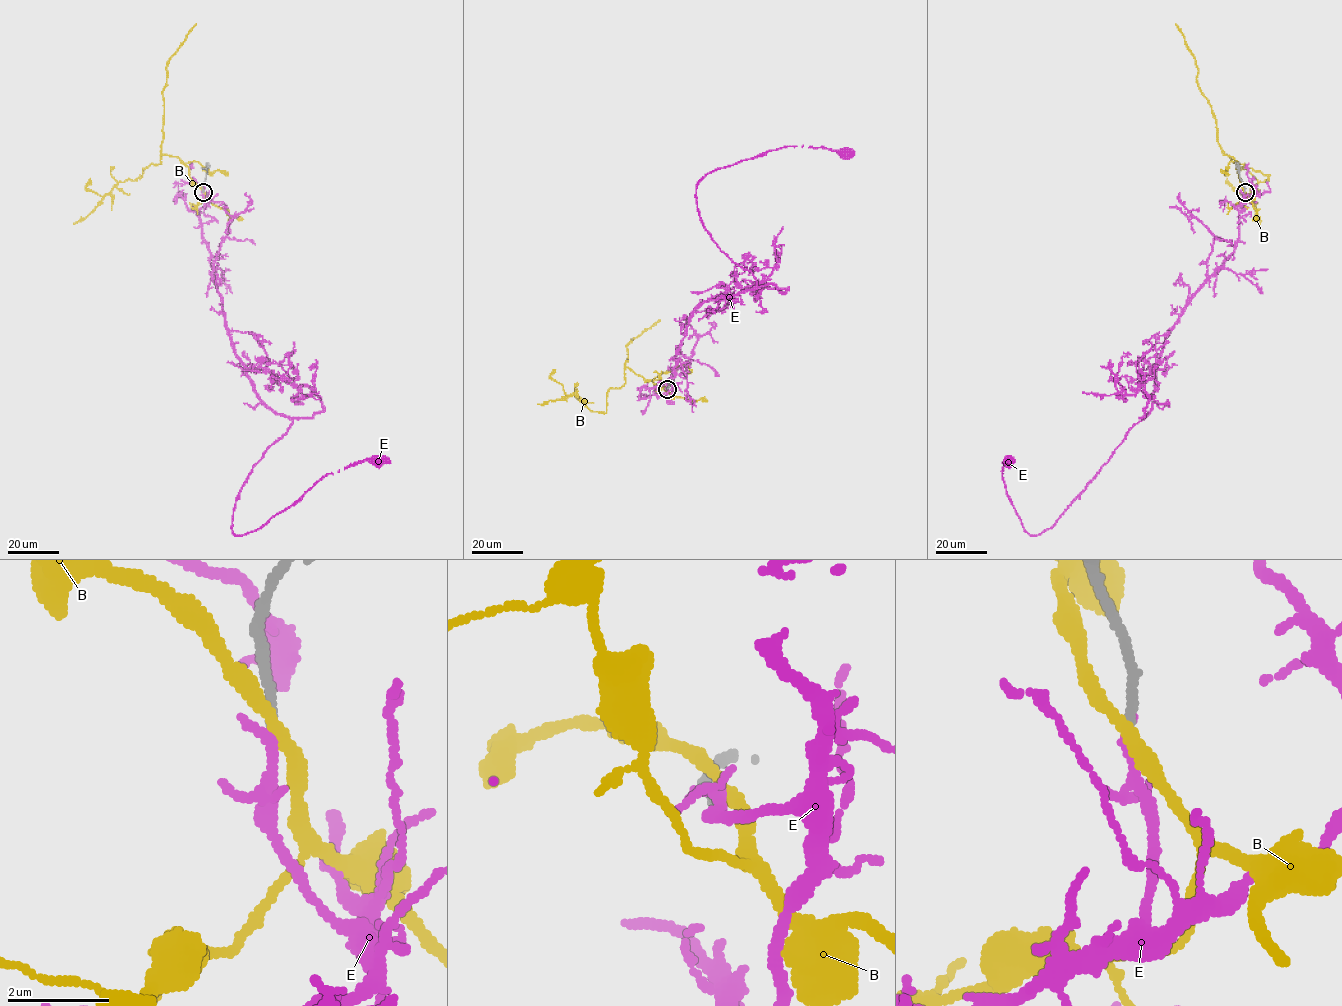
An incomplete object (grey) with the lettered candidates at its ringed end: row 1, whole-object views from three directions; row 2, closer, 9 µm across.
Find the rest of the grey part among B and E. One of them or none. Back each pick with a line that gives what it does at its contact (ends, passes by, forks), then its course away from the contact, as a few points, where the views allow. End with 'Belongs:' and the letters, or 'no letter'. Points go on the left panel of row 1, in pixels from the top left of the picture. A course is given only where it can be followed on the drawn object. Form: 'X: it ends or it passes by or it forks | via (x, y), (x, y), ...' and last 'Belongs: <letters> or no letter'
E: it passes by | via (202, 192), (234, 353), (292, 420), (240, 489), (232, 532), (379, 459)
Belongs: E

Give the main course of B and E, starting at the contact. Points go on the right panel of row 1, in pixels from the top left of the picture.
B: (1244, 191), (1236, 161), (1224, 153), (1244, 164), (1245, 168), (1268, 176), (1250, 190), (1259, 224)
E: (1245, 192), (1232, 254), (1166, 338), (1151, 408), (1056, 523), (1036, 535), (1023, 528), (1006, 494), (1007, 459)

